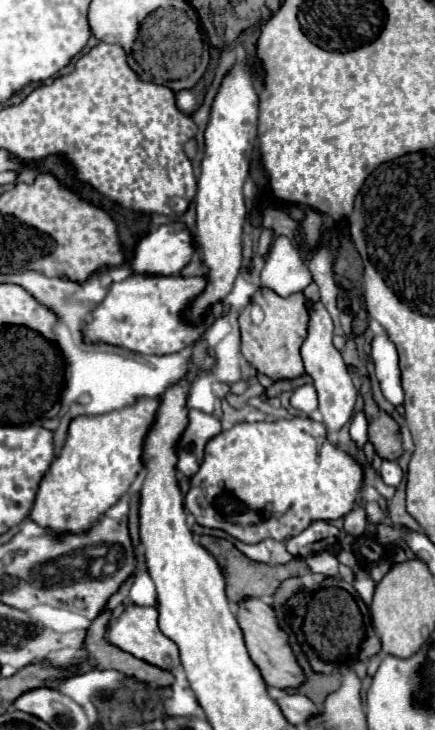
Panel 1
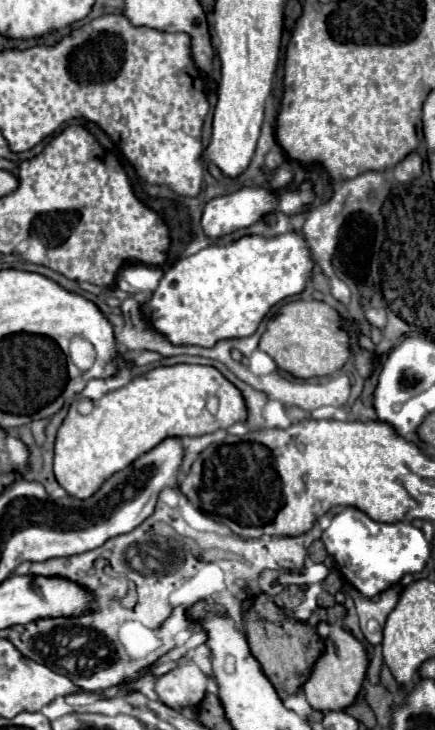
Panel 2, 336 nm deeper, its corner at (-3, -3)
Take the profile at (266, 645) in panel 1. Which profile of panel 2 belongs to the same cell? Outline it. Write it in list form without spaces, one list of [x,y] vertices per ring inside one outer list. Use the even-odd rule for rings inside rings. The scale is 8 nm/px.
[[[319,623],[317,633],[325,643],[323,653],[315,661],[309,679],[301,685],[301,693],[307,703],[317,711],[337,711],[351,705],[361,689],[365,671],[367,671],[367,653],[365,647],[347,631],[333,623]]]

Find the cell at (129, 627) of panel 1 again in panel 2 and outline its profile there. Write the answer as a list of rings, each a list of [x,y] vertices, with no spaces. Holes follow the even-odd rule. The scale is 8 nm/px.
[[[191,661],[177,665],[155,679],[155,693],[161,703],[173,709],[197,709],[205,695],[207,675]]]

